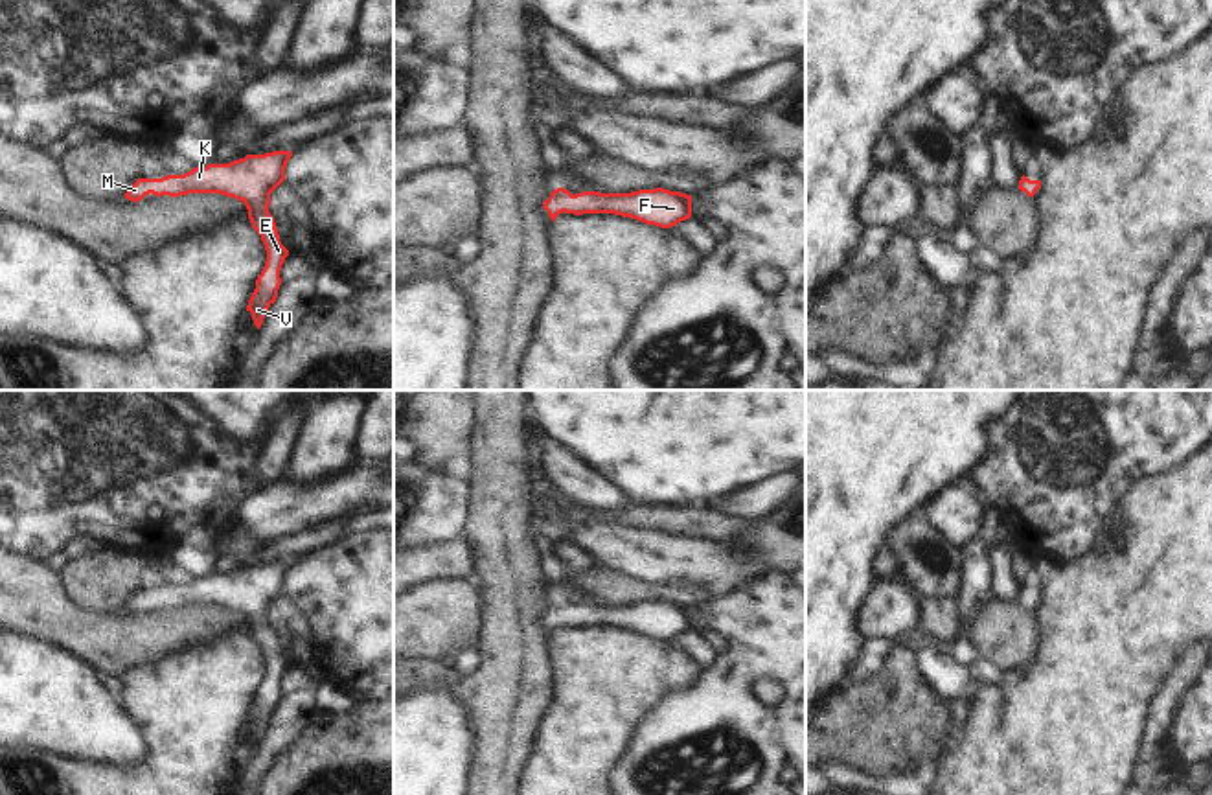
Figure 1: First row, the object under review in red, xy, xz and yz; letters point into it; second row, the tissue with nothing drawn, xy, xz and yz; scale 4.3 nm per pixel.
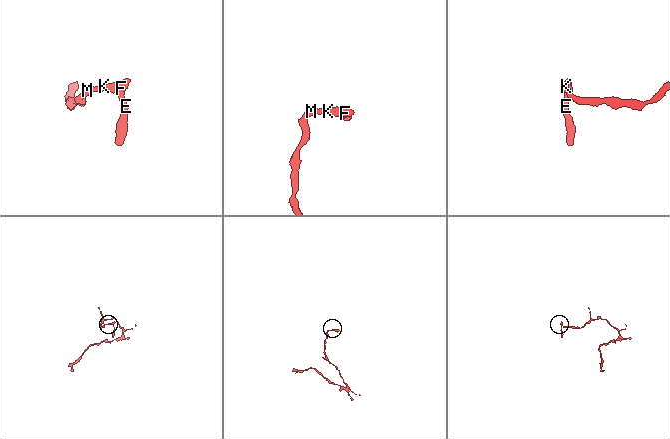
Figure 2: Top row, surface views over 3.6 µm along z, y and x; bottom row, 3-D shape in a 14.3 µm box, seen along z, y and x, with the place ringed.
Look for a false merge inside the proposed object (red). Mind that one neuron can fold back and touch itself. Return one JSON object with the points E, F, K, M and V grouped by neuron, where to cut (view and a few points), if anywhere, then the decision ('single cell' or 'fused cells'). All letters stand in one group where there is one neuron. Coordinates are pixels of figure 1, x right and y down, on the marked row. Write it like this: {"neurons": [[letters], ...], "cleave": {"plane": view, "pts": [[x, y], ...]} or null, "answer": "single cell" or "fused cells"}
{"neurons": [["E", "F", "K", "M", "V"]], "cleave": null, "answer": "single cell"}

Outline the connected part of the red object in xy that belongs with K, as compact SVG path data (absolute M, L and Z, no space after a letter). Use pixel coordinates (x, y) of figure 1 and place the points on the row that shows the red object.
M272 151L265 155L246 155L230 164L208 164L193 167L184 175L167 175L162 179L138 179L125 199L138 202L145 195L180 197L188 193L221 193L243 201L248 210L252 228L261 236L267 250L267 261L256 280L256 289L248 300L246 311L259 329L269 307L278 298L281 285L280 271L289 256L281 245L274 217L269 212L270 193L285 180L285 167L291 151Z

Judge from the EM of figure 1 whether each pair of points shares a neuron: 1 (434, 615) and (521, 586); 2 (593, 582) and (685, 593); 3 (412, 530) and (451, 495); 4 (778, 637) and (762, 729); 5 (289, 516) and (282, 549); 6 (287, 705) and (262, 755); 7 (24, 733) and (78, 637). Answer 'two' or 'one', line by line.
1: two
2: one
3: one
4: one
5: two
6: one
7: two

